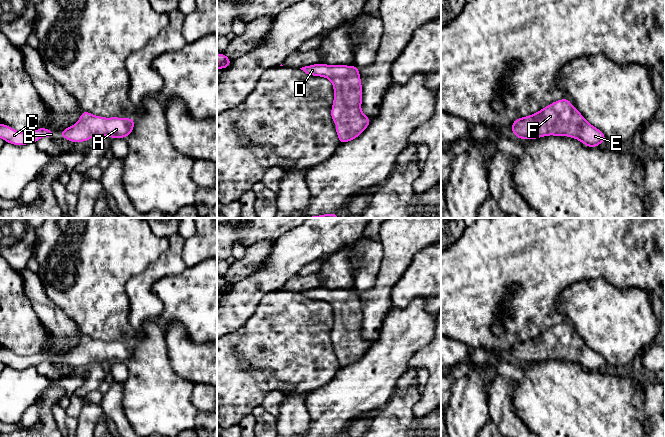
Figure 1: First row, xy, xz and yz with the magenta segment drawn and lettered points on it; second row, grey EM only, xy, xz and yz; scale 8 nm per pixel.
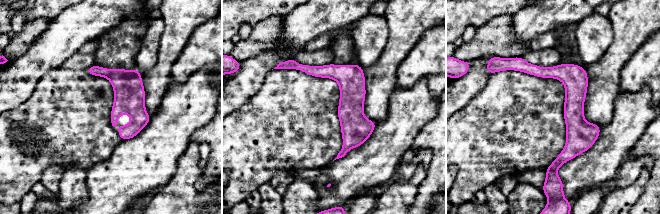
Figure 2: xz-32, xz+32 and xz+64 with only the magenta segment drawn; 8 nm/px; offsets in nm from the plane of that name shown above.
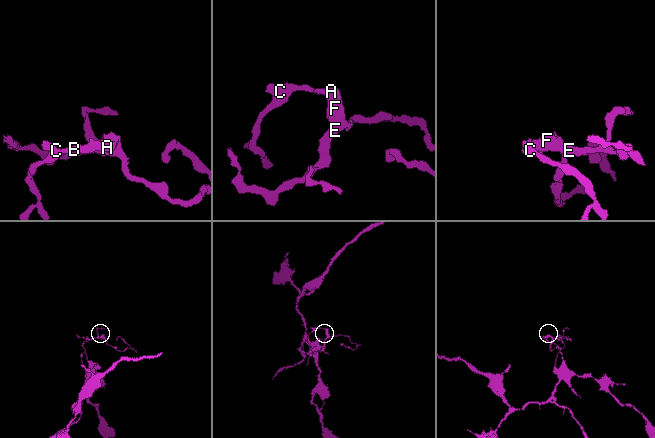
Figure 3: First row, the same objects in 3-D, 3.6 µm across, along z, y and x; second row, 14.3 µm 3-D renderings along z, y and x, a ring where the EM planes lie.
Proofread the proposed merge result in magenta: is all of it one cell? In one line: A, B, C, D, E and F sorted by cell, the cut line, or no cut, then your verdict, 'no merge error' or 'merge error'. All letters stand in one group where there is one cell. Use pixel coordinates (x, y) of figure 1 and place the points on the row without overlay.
A B C D E F | no cut | no merge error

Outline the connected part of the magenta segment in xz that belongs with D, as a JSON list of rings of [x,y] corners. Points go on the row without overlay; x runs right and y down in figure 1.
[[[317,287],[300,292],[311,300],[322,300],[331,304],[334,312],[334,325],[331,332],[331,342],[333,348],[338,348],[335,355],[339,362],[339,368],[349,366],[358,360],[369,350],[371,342],[365,340],[361,335],[362,309],[359,293],[355,289],[327,289]]]

